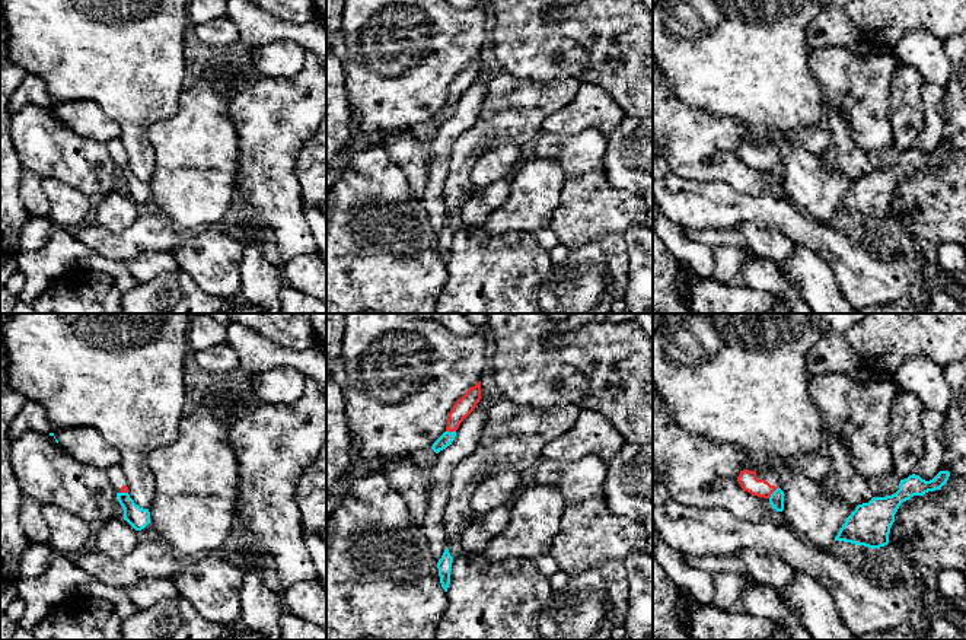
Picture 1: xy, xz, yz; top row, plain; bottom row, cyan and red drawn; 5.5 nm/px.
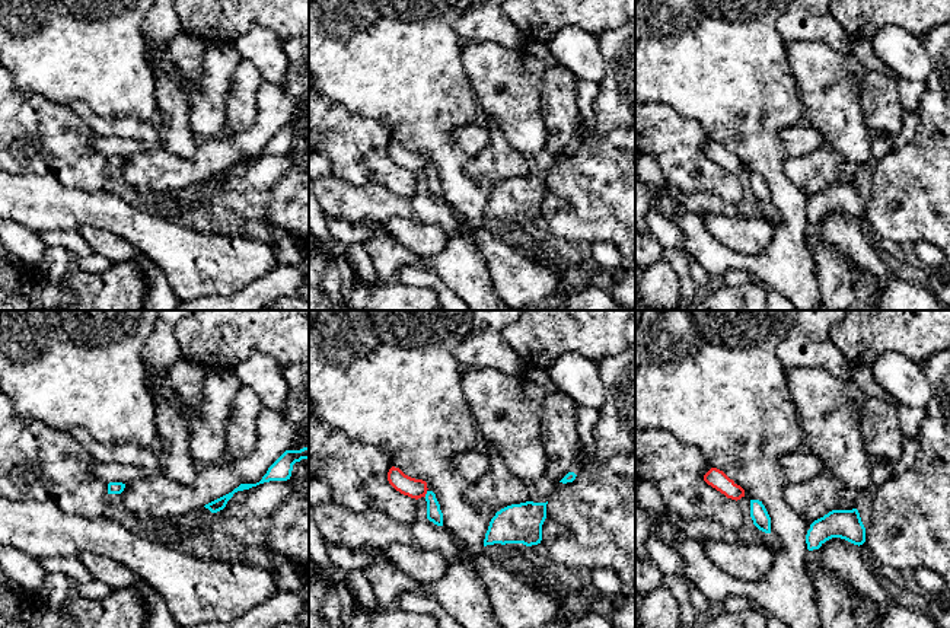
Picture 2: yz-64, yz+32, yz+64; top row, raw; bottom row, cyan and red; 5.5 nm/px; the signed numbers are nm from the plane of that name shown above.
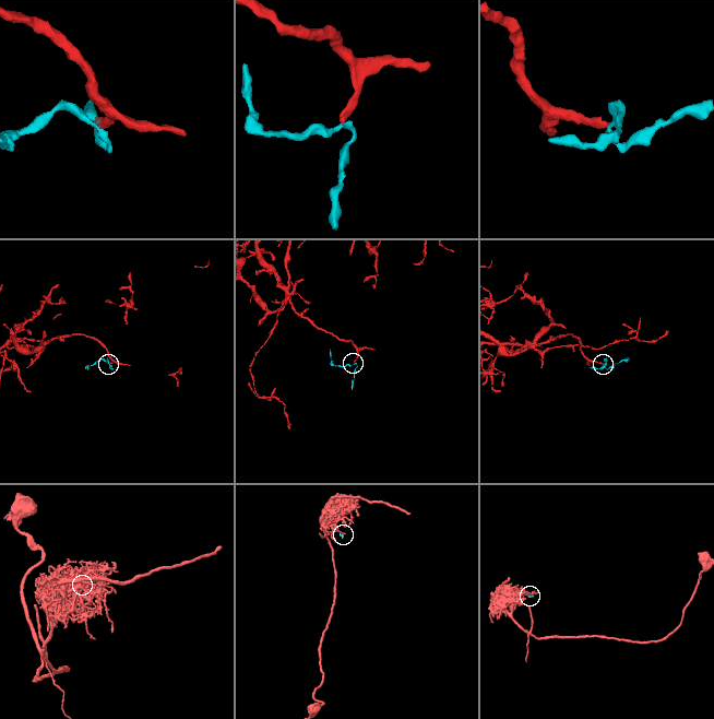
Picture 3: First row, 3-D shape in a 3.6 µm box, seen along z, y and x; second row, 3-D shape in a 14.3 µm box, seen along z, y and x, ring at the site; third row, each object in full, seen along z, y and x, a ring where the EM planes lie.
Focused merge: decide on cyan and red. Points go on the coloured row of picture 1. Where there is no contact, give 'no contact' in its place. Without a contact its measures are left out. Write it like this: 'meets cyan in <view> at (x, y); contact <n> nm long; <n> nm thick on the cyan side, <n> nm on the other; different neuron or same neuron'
meets cyan in yz at (772, 493); contact 90 nm long; 80 nm thick on the cyan side, 100 nm on the other; different neuron

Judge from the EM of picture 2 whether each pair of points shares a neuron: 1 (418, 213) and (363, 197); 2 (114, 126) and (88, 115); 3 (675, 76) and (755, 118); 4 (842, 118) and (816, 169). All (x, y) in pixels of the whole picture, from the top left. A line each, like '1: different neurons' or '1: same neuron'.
1: same neuron
2: same neuron
3: same neuron
4: different neurons

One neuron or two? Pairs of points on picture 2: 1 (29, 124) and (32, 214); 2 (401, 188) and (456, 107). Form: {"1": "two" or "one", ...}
{"1": "two", "2": "two"}

